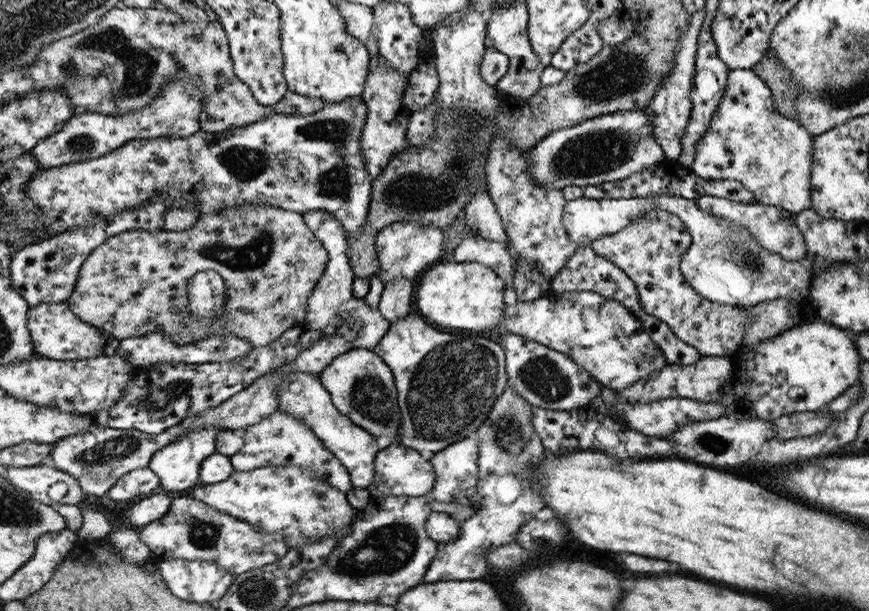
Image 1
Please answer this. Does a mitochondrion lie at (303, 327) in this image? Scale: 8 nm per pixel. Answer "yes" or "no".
no

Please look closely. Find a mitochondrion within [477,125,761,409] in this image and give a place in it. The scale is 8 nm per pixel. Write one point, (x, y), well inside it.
(543, 376)

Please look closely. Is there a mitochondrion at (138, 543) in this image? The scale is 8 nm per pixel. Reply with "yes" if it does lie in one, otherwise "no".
no

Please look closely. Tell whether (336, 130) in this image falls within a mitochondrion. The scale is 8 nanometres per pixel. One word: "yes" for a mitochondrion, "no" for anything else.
yes

